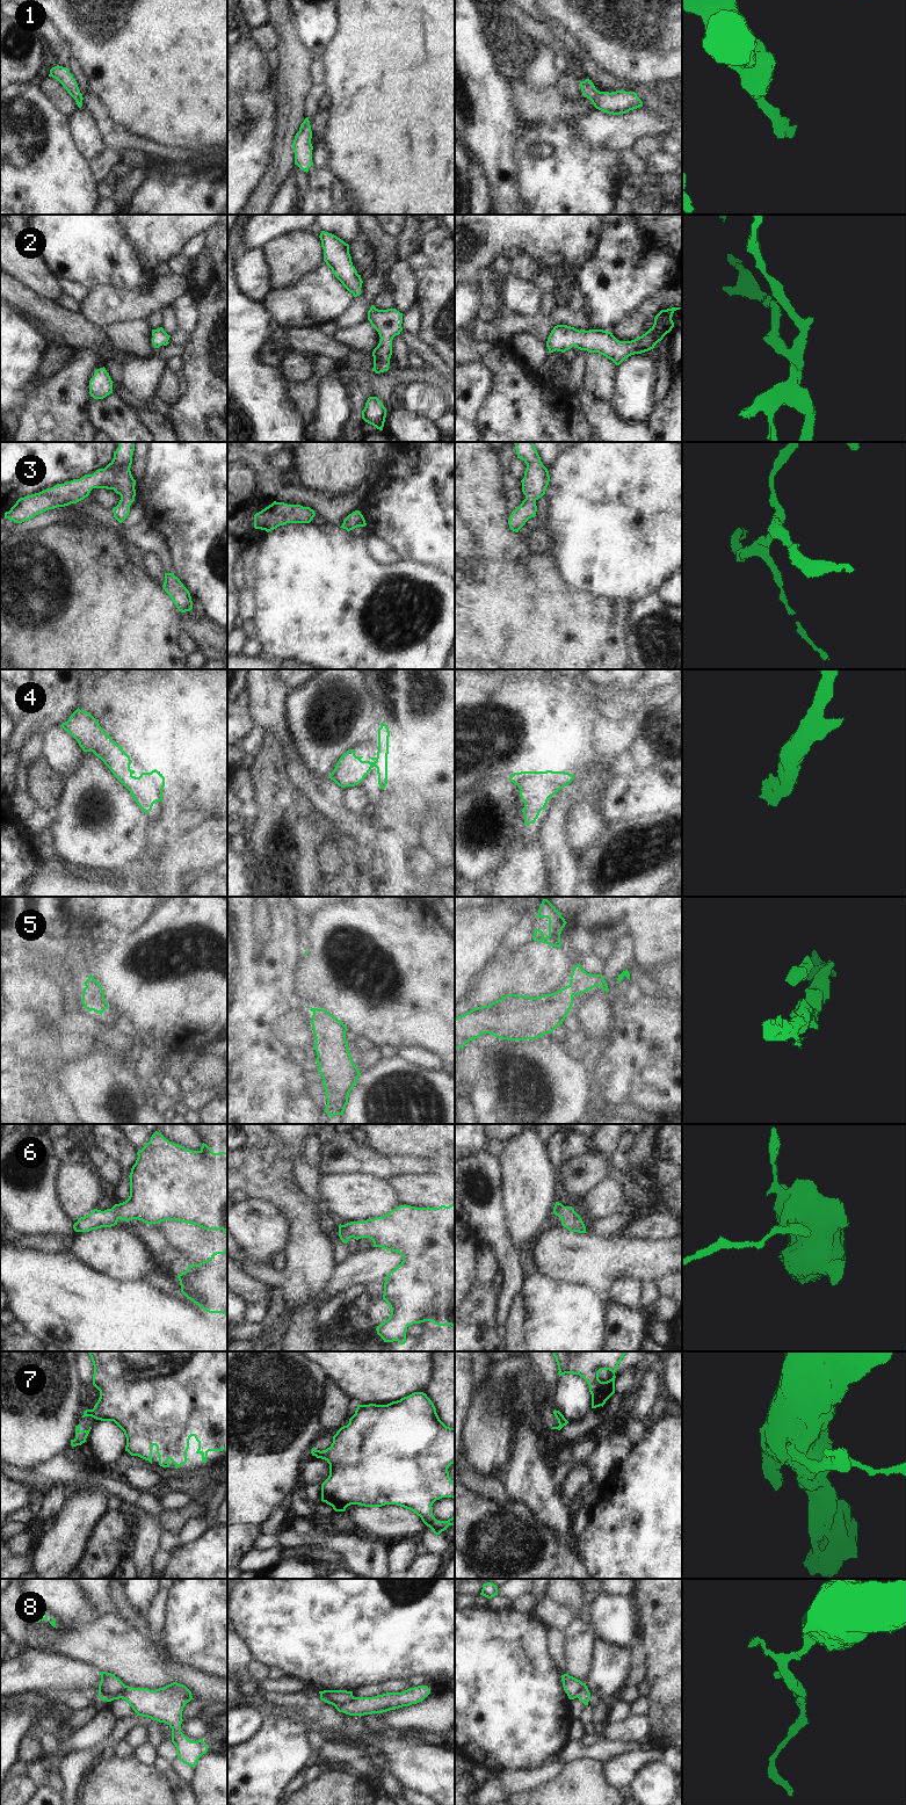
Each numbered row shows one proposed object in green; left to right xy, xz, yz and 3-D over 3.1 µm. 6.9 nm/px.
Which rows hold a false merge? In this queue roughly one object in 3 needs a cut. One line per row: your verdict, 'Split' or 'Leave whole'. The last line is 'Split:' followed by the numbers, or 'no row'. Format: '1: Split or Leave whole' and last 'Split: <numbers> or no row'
1: Leave whole
2: Leave whole
3: Leave whole
4: Leave whole
5: Leave whole
6: Leave whole
7: Split
8: Split
Split: 7, 8

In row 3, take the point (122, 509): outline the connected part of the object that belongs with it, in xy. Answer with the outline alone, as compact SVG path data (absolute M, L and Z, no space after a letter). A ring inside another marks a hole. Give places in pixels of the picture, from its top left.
M118 442L113 461L104 469L20 498L10 510L5 513L5 519L22 523L49 509L77 503L87 498L93 488L107 488L121 495L113 513L114 517L122 523L129 515L136 496L136 480L130 471L133 451L135 442Z

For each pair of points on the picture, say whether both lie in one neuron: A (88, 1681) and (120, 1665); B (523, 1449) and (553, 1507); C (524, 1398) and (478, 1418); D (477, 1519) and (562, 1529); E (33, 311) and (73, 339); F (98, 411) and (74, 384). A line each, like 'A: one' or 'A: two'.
A: two
B: one
C: one
D: two
E: one
F: two

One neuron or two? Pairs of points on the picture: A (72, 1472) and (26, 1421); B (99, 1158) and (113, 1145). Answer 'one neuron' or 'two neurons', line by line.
A: two neurons
B: two neurons

